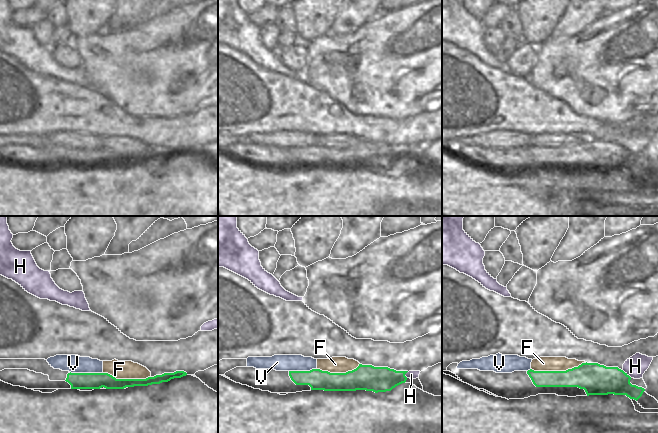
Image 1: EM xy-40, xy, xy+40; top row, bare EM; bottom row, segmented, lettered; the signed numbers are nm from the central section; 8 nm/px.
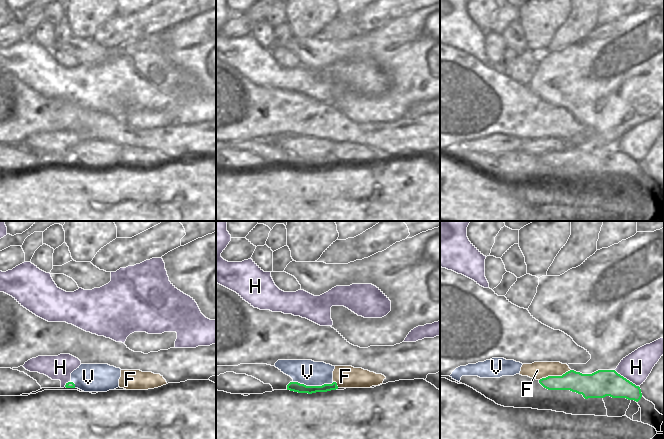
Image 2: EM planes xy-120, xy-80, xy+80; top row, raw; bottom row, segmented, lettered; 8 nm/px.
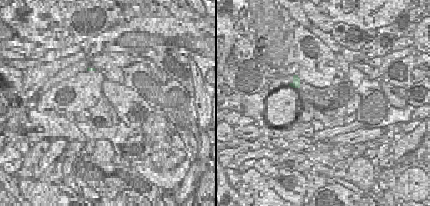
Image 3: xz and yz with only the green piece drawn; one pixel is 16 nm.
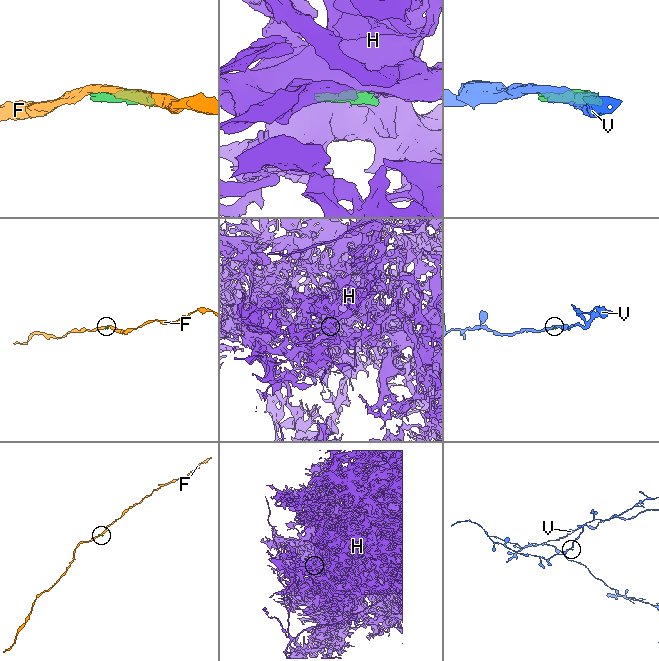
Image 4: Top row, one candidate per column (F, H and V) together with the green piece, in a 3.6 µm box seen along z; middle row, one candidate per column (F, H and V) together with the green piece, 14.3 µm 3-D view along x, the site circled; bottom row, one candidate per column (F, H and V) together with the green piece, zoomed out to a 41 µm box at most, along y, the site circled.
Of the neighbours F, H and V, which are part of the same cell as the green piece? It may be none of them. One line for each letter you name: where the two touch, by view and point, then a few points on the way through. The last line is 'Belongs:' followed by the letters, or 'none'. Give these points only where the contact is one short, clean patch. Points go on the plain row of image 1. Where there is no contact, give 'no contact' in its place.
Belongs: none

